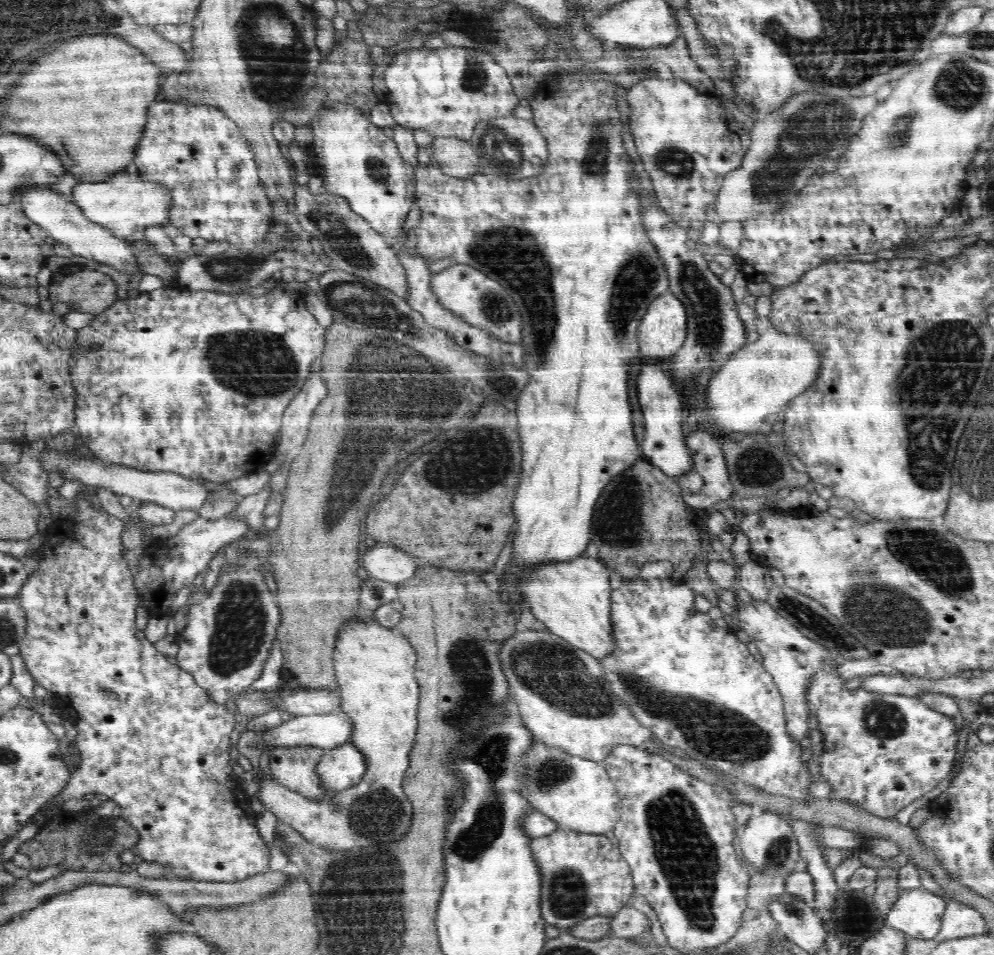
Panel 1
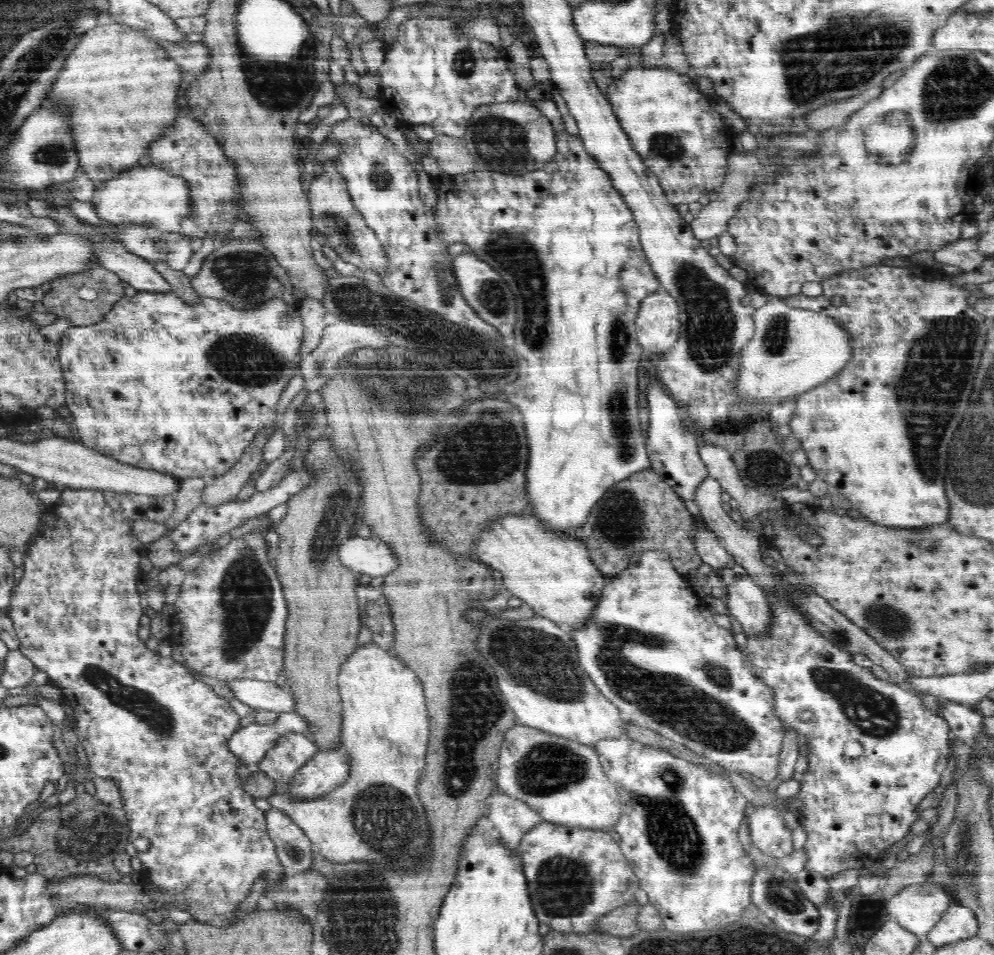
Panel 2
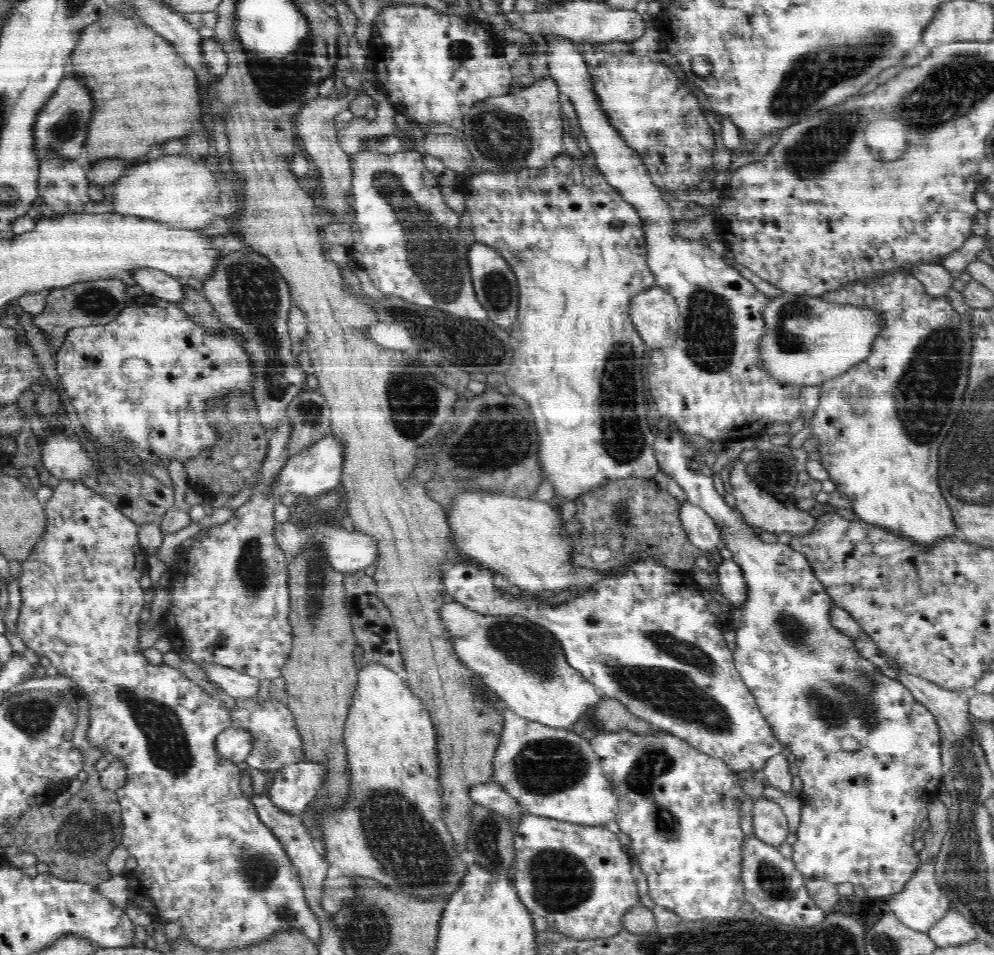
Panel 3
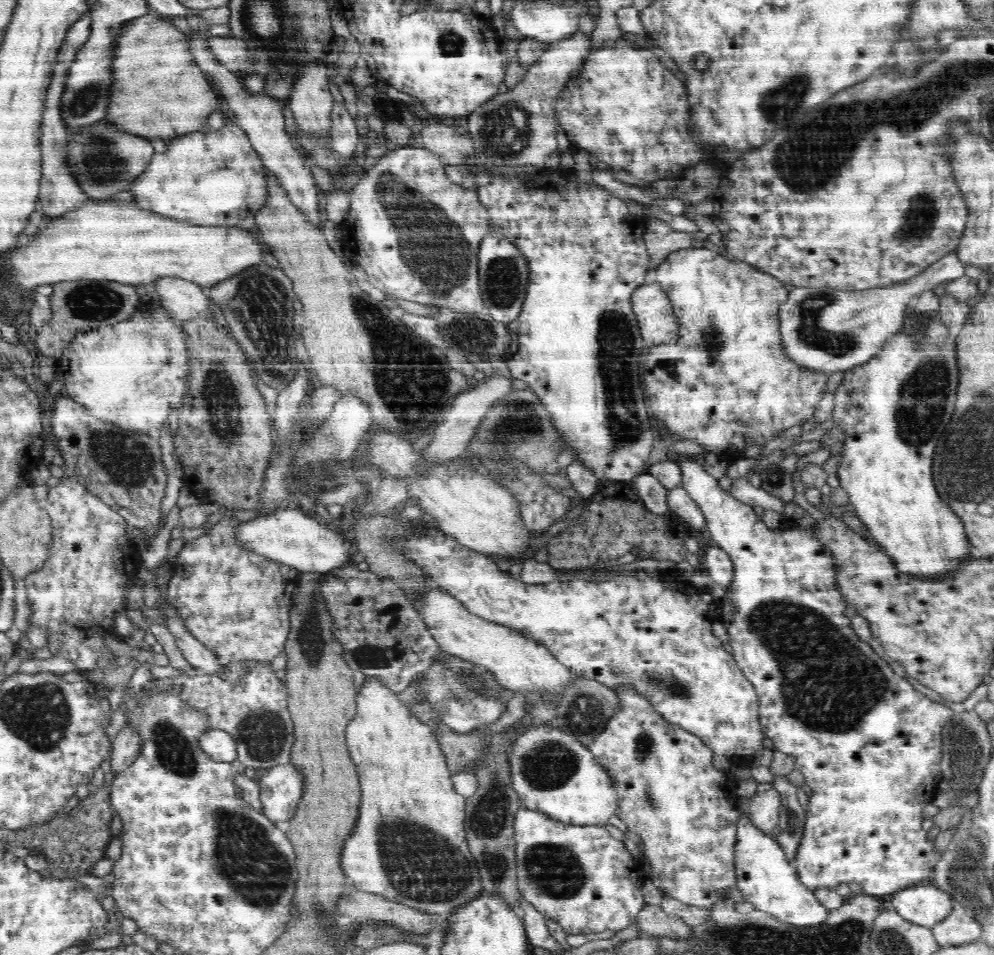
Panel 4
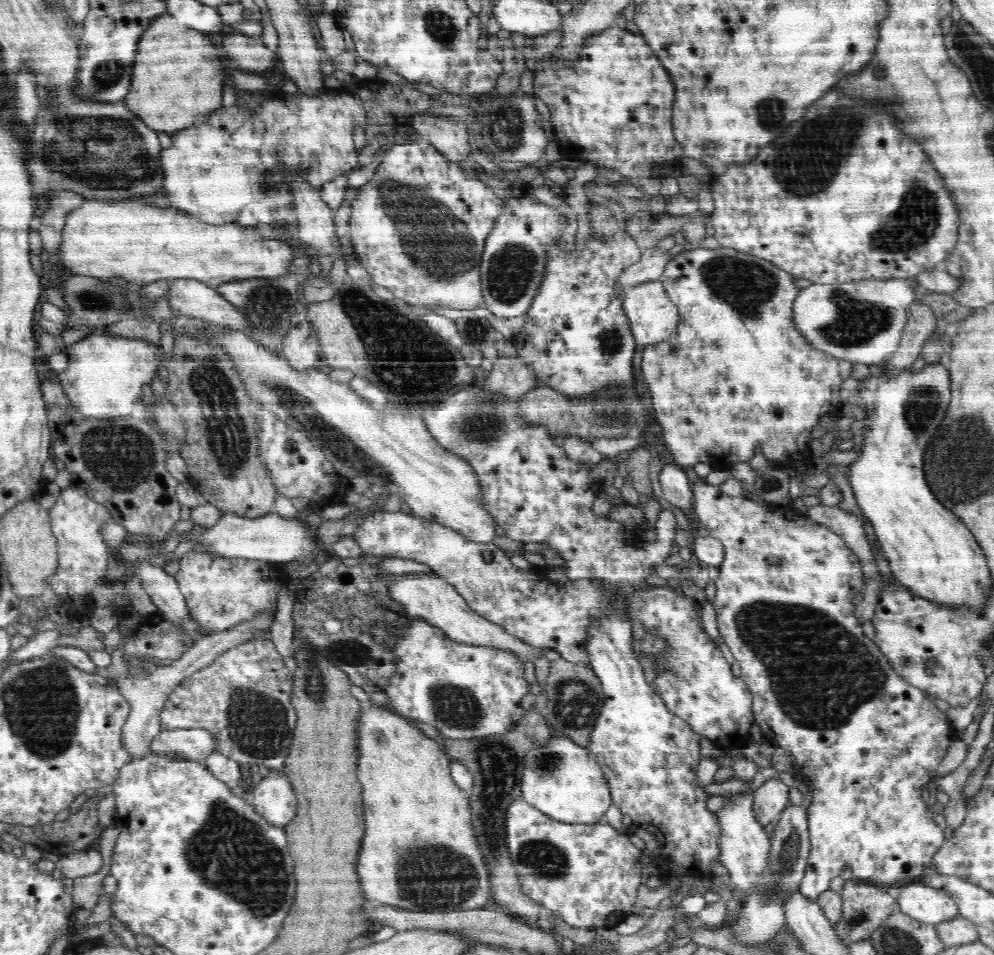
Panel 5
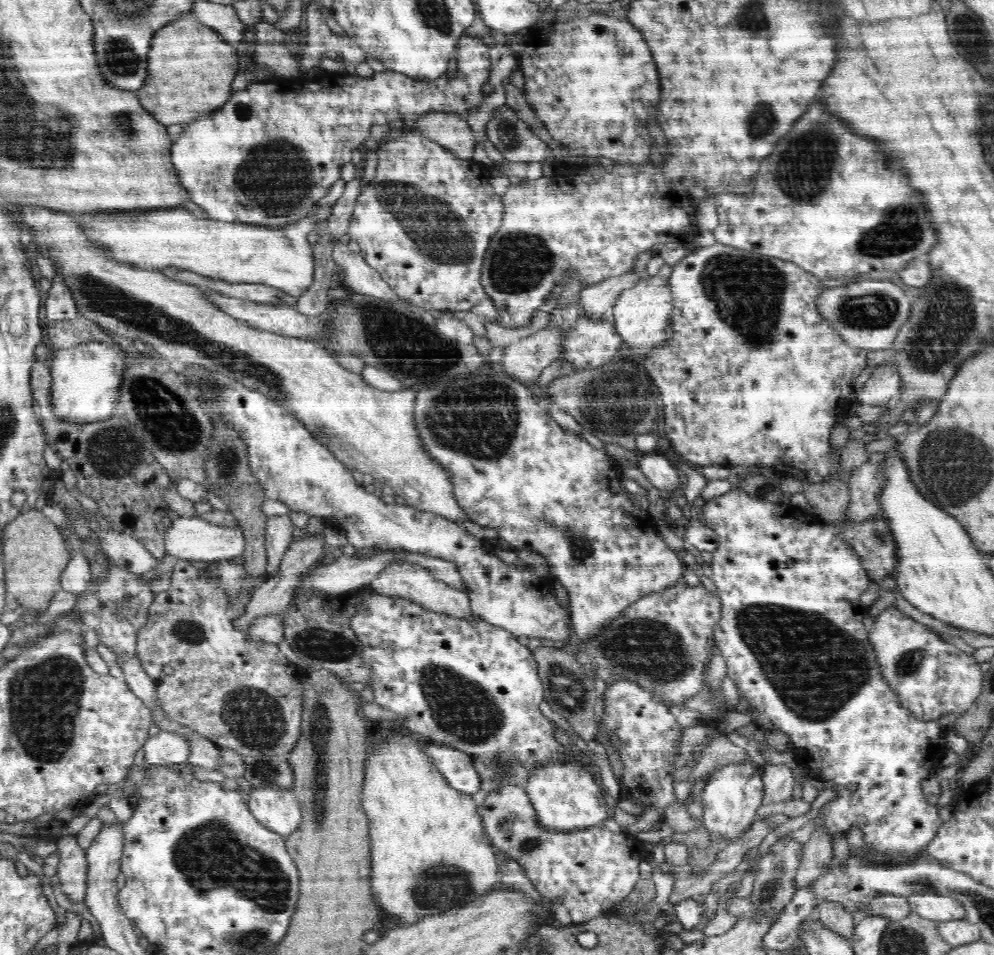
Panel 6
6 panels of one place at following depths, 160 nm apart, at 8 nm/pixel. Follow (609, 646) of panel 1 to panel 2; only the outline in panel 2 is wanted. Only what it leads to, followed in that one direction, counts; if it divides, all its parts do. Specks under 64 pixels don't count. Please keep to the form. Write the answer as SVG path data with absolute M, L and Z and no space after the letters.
M535 514L496 518L474 546L478 561L502 573L510 595L532 607L535 616L580 630L600 603L605 576L593 564L587 547L569 532L550 532Z

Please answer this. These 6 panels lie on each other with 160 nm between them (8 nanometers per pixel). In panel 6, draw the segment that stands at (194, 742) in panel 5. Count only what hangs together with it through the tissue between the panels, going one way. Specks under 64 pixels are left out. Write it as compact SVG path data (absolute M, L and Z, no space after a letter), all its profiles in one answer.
M160 731L149 736L143 744L146 765L173 765L188 763L190 741L180 733Z

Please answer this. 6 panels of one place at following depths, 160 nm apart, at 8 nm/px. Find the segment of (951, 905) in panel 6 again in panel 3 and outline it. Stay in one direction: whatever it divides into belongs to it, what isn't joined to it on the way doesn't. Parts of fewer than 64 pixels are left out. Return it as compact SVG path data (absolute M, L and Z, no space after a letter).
M935 862L919 866L905 887L888 901L898 920L918 932L927 932L952 908L936 880Z

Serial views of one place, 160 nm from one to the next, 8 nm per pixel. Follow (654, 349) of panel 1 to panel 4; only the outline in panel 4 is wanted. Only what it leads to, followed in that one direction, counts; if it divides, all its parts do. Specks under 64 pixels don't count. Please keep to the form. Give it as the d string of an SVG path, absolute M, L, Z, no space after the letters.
M645 283L632 296L632 310L646 348L678 340L679 322L670 297L656 283Z

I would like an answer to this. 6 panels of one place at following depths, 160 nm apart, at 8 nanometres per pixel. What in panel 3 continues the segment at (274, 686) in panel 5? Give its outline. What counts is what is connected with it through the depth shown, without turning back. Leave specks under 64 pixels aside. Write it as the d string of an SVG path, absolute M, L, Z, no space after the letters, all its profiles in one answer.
M257 696L238 698L236 703L234 709L228 708L232 727L250 731L252 739L254 739L252 752L248 754L246 760L251 768L264 772L275 772L284 766L304 761L302 739L296 728L294 715L286 705L278 701L271 701L270 697L266 702L258 703Z

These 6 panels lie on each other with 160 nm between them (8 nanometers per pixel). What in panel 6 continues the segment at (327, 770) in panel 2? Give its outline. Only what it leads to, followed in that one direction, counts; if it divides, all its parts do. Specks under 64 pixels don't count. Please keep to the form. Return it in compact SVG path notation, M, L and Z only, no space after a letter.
M271 784L252 788L249 796L248 809L266 828L286 837L299 827L302 810L291 789Z

